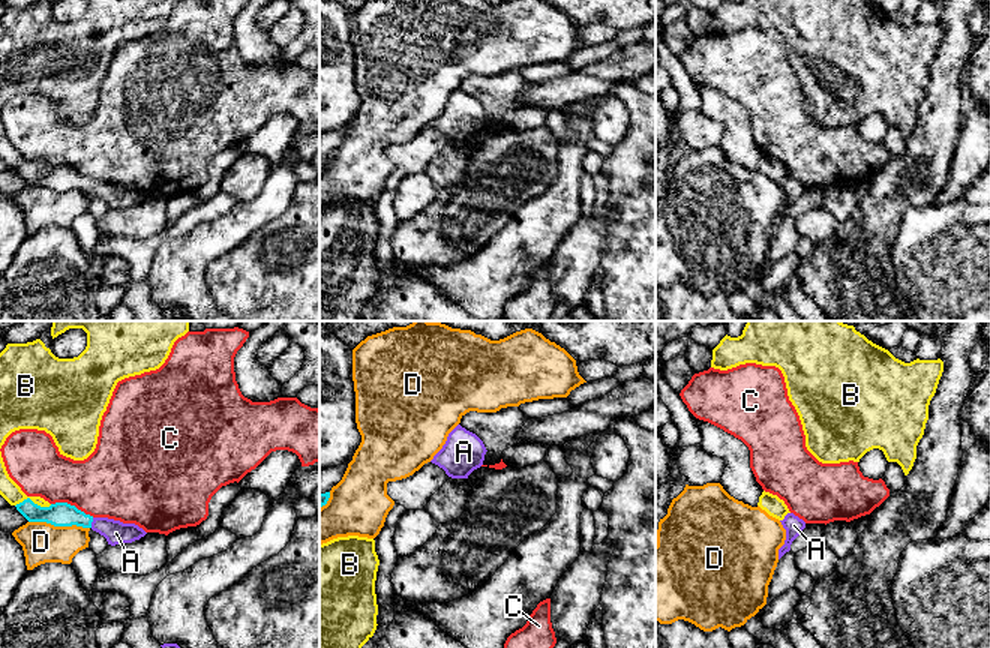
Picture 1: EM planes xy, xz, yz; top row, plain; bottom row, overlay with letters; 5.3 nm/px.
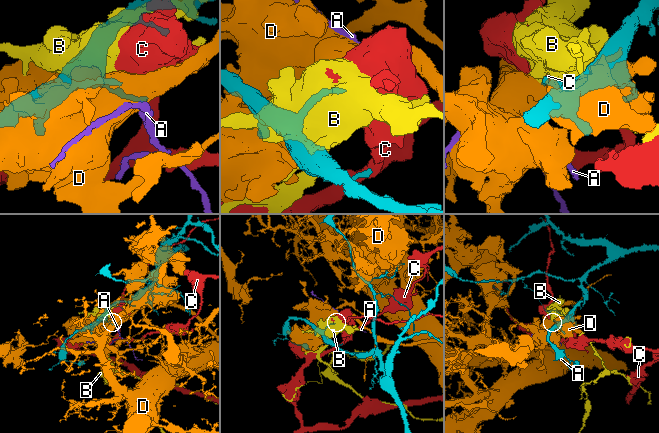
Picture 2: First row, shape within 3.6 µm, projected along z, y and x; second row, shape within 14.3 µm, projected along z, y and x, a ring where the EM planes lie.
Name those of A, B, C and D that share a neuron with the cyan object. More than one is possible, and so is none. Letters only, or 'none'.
A

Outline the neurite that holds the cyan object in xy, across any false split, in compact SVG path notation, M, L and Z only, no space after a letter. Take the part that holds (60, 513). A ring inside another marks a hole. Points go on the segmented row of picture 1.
M27 498L15 507L28 522L46 522L54 526L76 525L92 528L104 536L111 546L132 543L147 534L135 524L123 524L108 518L93 518L68 502L56 502L50 507L40 507Z

